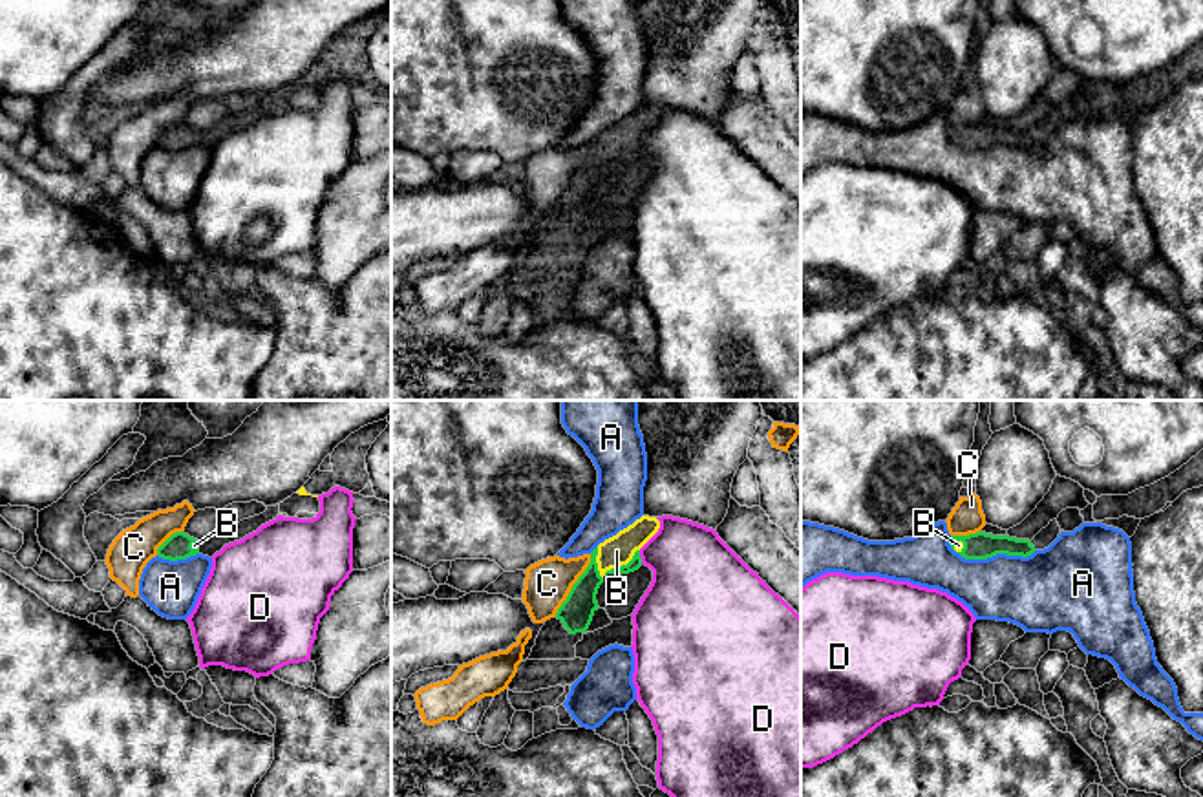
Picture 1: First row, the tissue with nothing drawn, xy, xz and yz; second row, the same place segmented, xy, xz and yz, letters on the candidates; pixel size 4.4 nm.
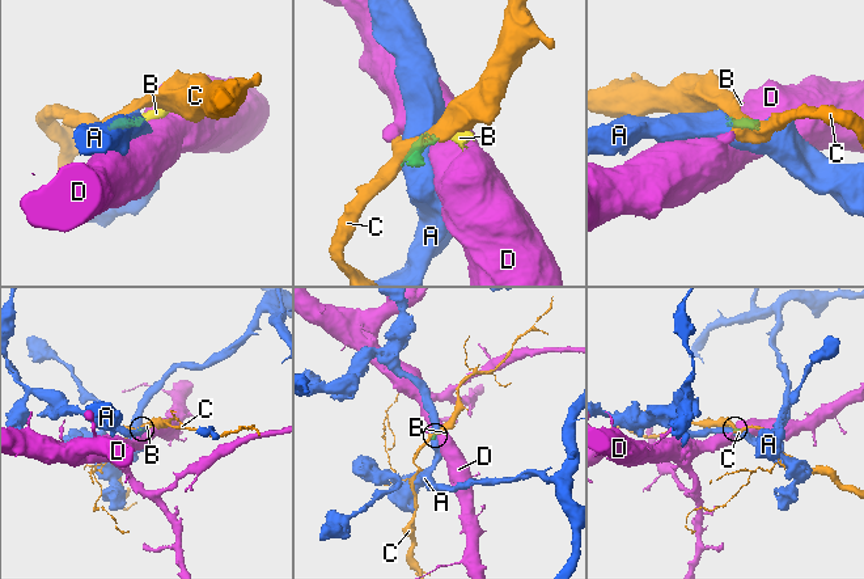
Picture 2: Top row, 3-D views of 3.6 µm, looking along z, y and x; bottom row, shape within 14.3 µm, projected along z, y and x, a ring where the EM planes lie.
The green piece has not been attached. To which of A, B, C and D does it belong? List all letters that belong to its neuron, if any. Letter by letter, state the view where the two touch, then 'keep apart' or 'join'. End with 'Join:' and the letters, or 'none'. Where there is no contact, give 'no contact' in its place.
A: meets green in yz; keep apart
B: meets green in xz; join
C: meets green in xz; keep apart
D: meets green in xz; keep apart
Join: B

